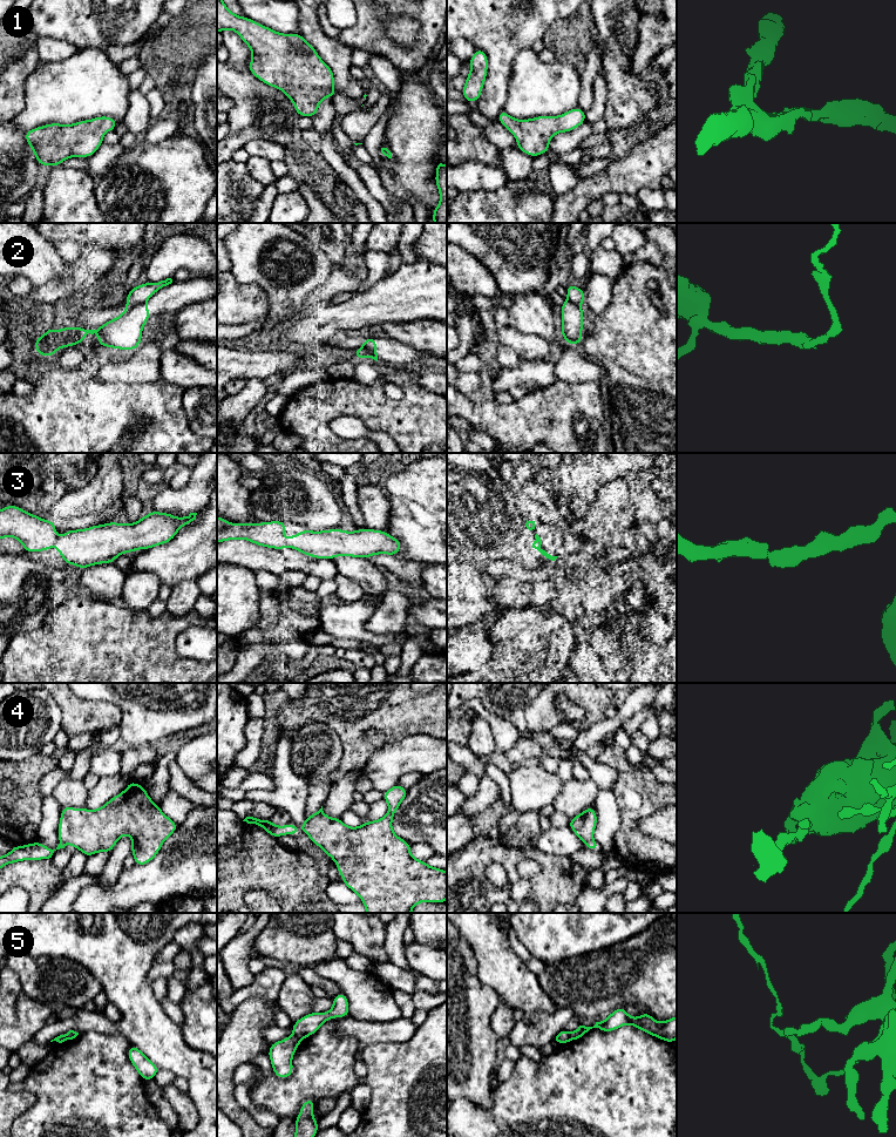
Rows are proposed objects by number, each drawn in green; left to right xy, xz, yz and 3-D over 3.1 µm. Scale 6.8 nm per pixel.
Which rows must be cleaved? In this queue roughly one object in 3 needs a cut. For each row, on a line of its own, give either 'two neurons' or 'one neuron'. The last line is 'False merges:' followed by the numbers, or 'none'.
1: one neuron
2: two neurons
3: one neuron
4: two neurons
5: two neurons
False merges: 2, 4, 5

